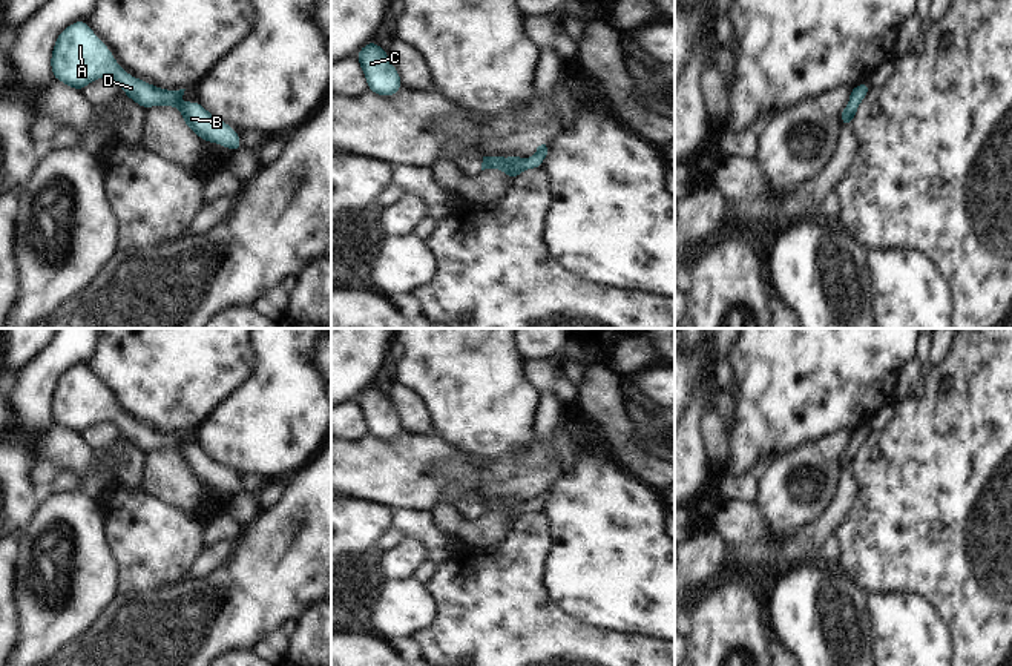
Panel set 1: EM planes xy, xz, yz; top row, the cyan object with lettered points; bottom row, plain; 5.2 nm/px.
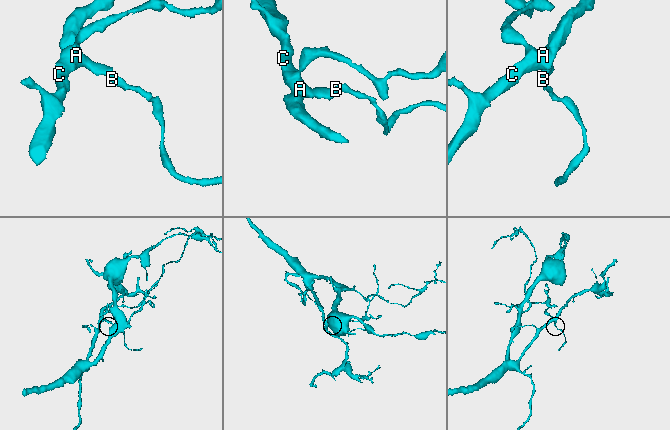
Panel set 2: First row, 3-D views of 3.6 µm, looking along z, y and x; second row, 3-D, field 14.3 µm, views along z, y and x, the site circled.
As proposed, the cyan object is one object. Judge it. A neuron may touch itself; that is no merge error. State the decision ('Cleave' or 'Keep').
Keep

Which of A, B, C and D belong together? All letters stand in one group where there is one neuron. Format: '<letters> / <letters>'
A B C D

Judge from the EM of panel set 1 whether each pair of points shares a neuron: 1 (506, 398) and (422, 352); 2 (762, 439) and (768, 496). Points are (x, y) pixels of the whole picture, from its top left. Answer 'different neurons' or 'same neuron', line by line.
1: same neuron
2: different neurons

